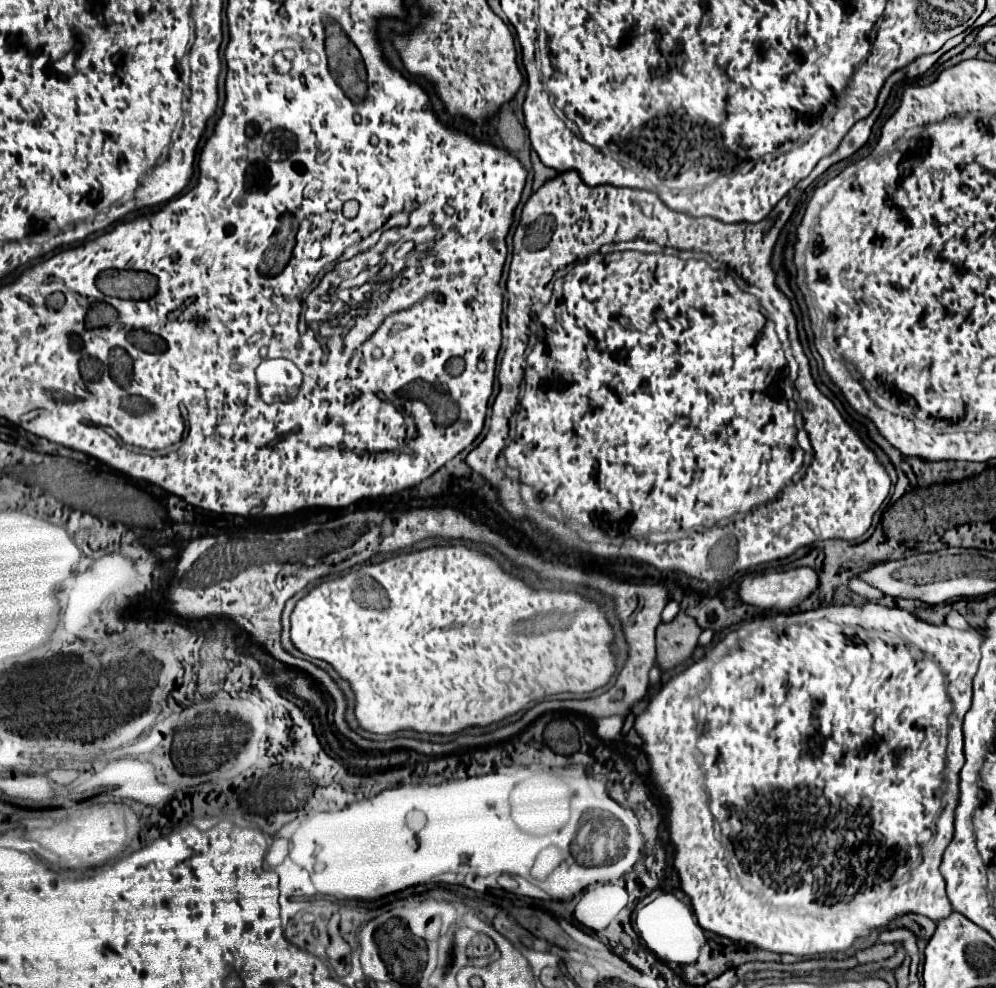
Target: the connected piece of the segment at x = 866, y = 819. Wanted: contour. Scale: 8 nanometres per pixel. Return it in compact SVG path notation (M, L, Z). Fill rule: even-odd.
M866 602L862 606L828 604L796 616L758 618L728 632L718 644L706 650L701 659L650 694L646 710L635 719L634 730L642 738L641 749L648 758L650 778L658 790L657 795L668 807L668 836L674 854L672 866L678 872L682 892L692 902L698 924L704 930L730 940L754 944L760 950L806 958L846 952L858 938L866 938L872 930L886 928L888 922L904 914L922 914L938 922L944 918L944 912L952 912L952 904L946 900L946 882L940 874L940 860L954 836L959 772L965 763L962 720L972 706L970 678L978 668L980 646L980 632L954 630L948 624L928 624L916 618L910 610L896 606L882 606L876 602ZM784 892L804 892L804 896L812 896L816 904L804 904L800 896L784 896Z

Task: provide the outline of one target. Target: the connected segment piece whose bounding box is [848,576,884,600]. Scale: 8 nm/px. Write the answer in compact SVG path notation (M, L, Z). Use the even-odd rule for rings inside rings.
M852 576L852 580L850 580L850 590L852 592L856 592L856 594L860 594L860 596L864 596L866 600L878 600L878 598L882 598L884 594L880 594L878 590L872 590L872 586L868 586L868 584L864 584L864 582L860 582L858 580L858 576Z

